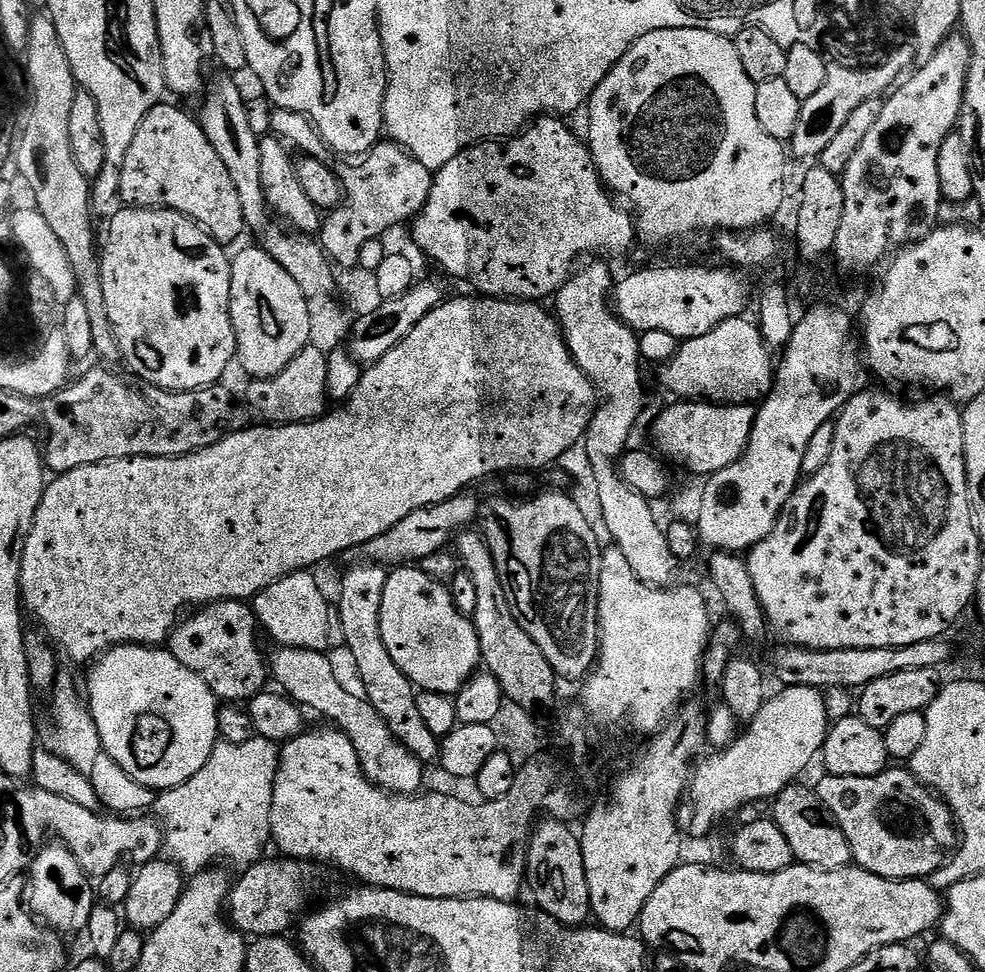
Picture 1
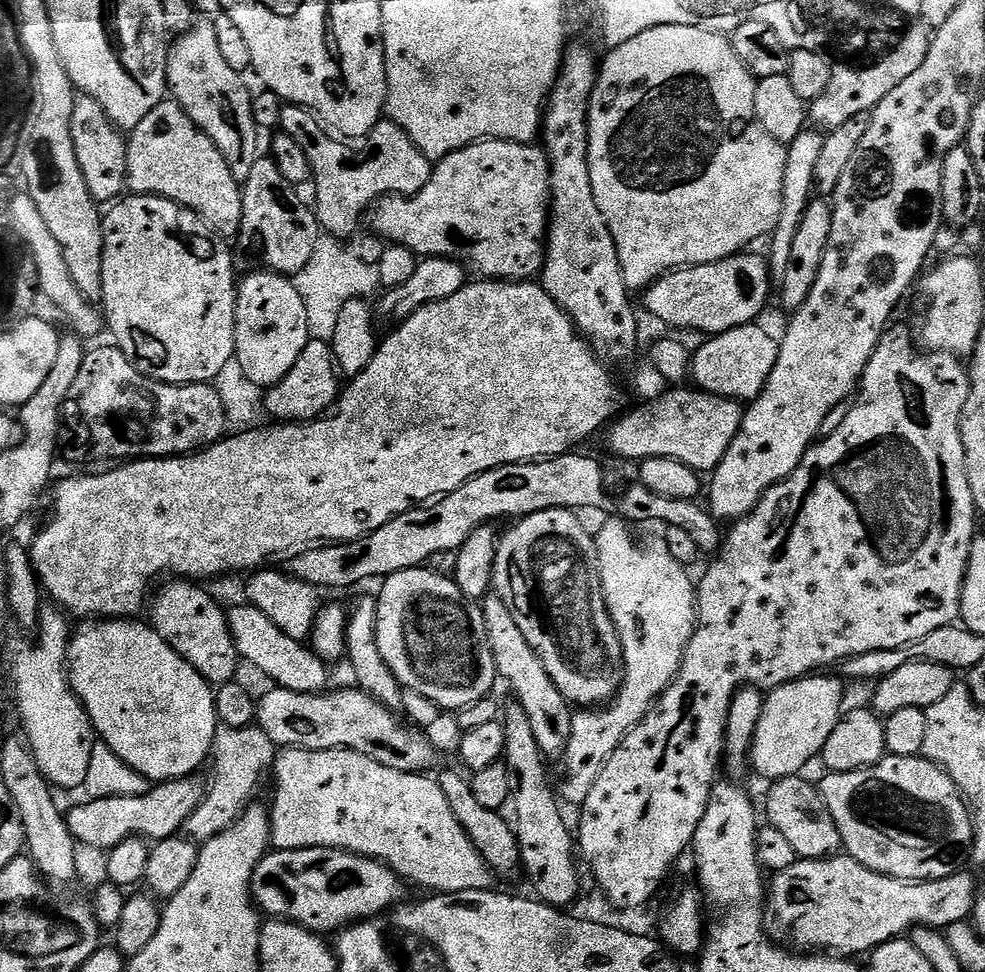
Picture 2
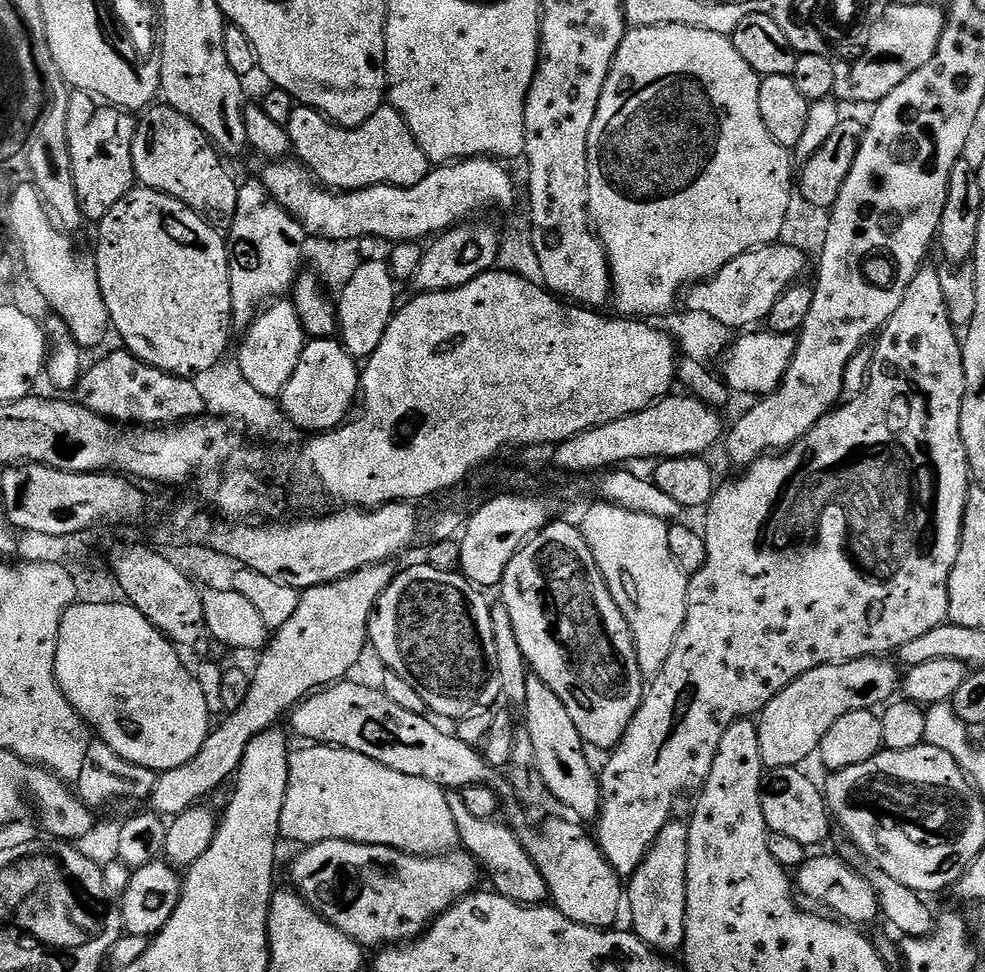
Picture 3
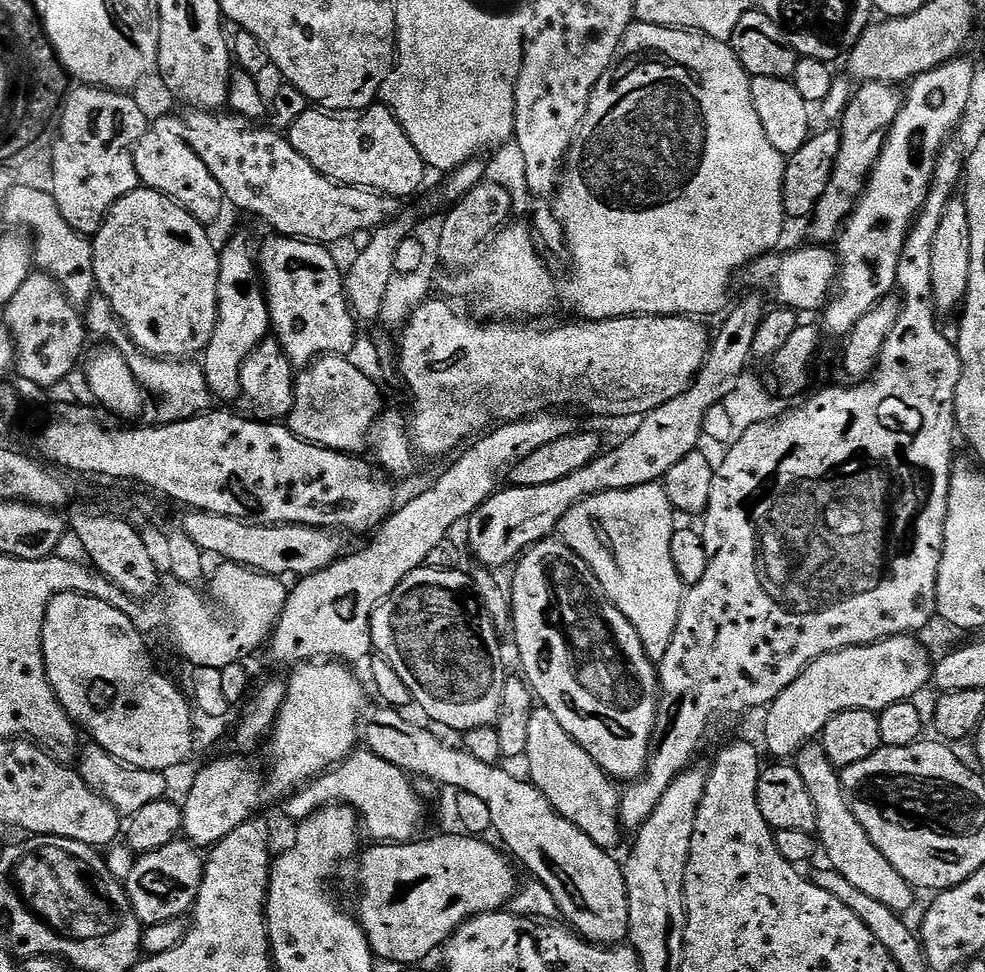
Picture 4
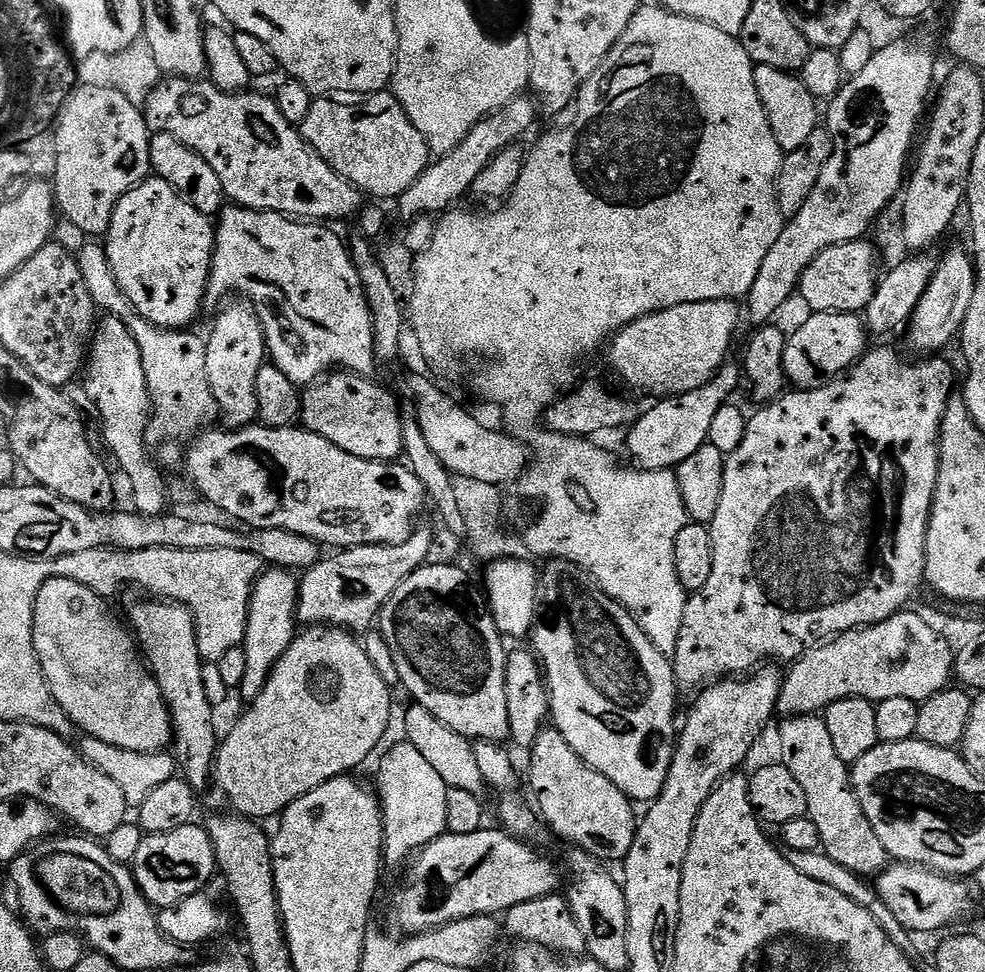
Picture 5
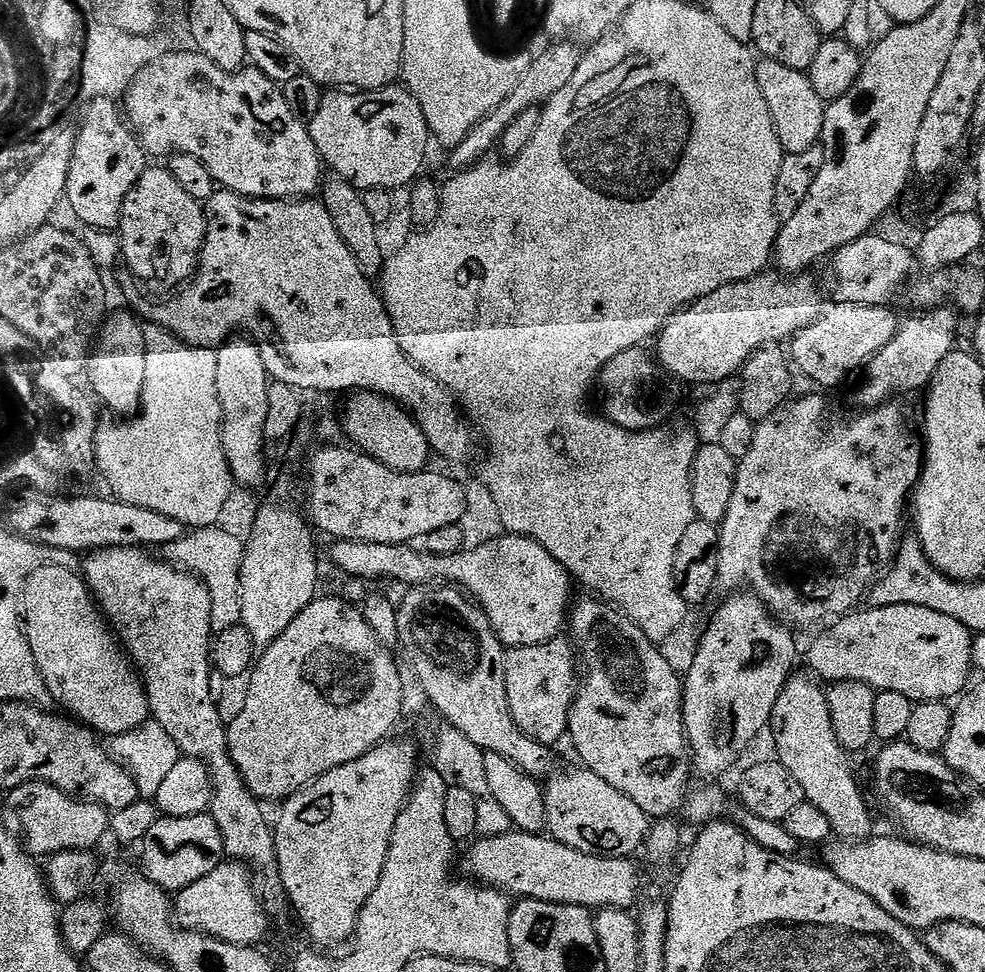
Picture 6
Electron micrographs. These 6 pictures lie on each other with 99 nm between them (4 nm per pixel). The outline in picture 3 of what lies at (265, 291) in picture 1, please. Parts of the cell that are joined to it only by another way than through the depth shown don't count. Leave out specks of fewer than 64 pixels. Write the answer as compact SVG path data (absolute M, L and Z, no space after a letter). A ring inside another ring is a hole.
M288 298L269 303L243 336L244 341L240 344L238 357L242 374L246 374L246 379L262 394L279 398L286 382L290 382L294 370L298 367L298 358L302 358L306 343L306 333L298 318L296 305Z

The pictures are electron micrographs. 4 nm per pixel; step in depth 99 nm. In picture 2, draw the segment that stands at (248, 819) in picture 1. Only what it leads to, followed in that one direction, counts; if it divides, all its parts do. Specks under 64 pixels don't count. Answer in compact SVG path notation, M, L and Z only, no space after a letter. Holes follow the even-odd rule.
M217 721L211 755L214 762L212 784L210 780L204 800L185 824L187 835L195 841L203 842L227 830L253 801L264 774L273 769L277 755L276 744L271 742L259 725L236 728Z

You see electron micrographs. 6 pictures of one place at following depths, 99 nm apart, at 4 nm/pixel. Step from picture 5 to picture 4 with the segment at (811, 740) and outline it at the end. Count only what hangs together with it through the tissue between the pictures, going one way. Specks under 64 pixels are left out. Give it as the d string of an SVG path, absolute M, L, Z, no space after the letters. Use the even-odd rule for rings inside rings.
M818 742L804 745L794 757L794 766L798 774L802 774L802 782L806 782L806 790L810 790L810 799L814 801L816 811L816 830L822 856L825 856L827 867L834 869L846 882L850 882L862 894L882 902L882 906L890 906L890 910L901 914L908 914L915 902L917 893L912 885L890 866L890 862L870 842L870 834L862 830L858 818L850 810L844 797L844 787L840 781L840 772L832 765L830 758L826 758L826 750Z

